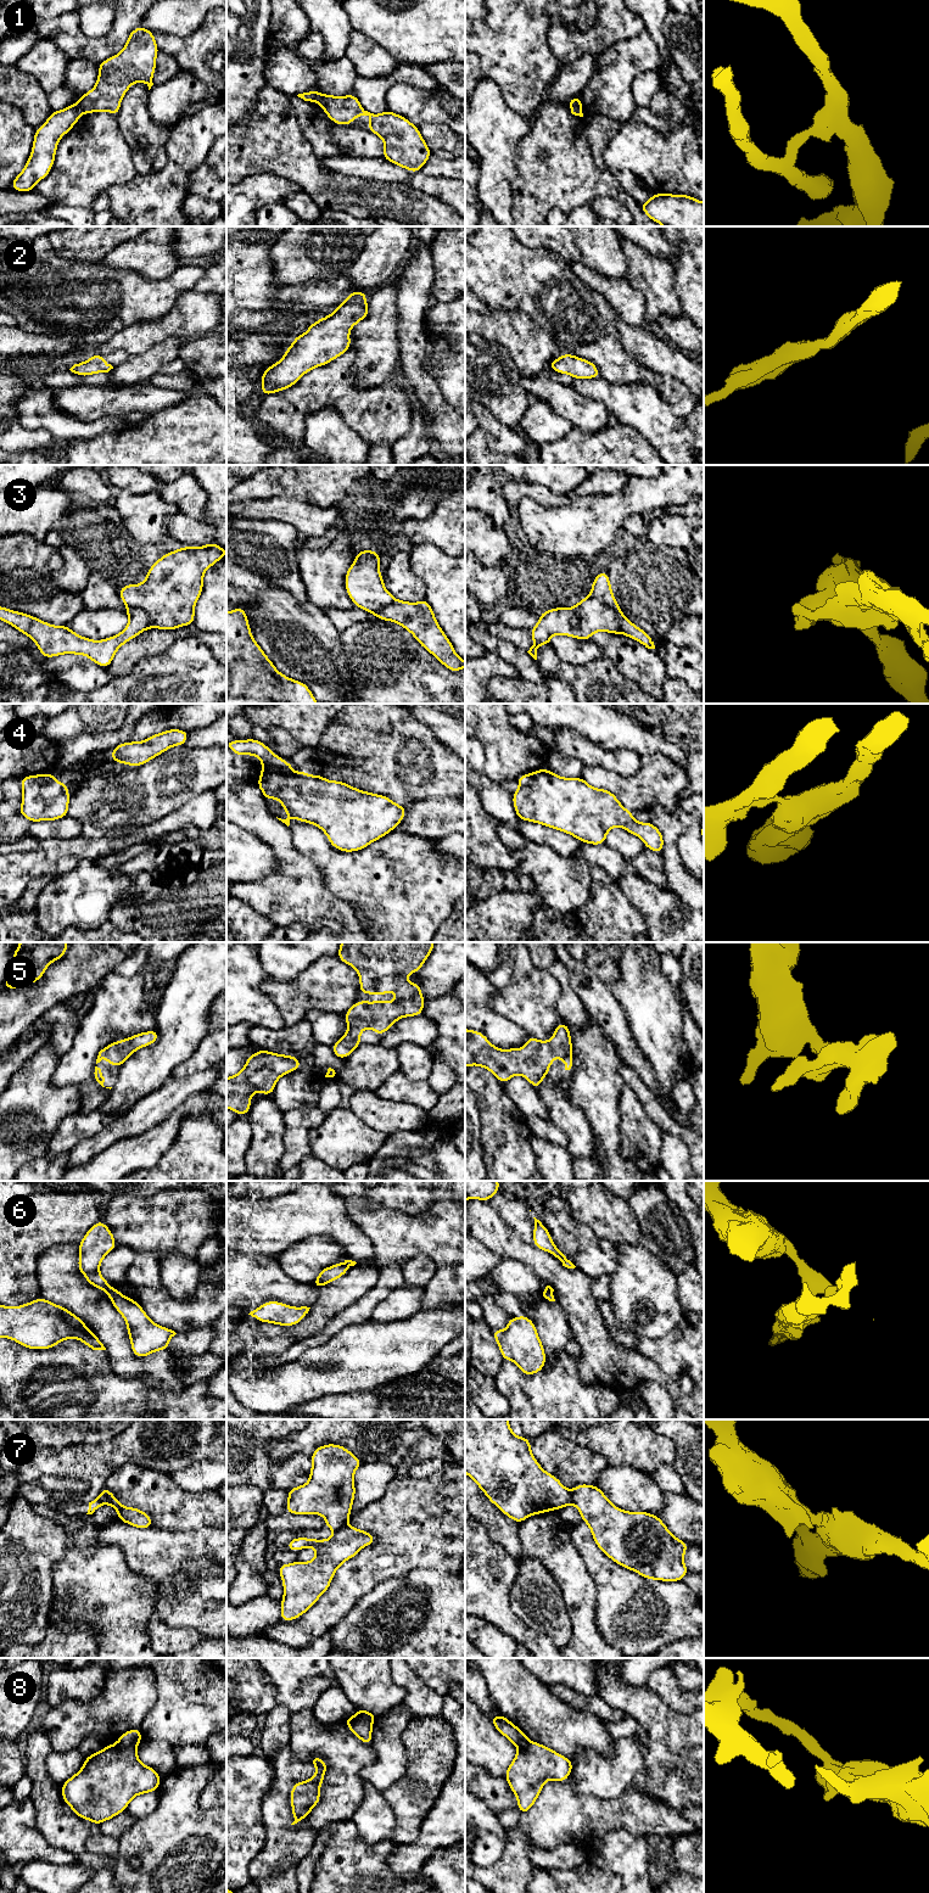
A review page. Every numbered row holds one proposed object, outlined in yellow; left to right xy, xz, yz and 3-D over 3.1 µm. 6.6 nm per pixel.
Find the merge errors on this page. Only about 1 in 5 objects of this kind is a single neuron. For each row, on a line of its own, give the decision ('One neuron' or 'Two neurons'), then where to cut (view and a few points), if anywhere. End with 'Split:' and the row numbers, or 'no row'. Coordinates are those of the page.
1: Two neurons. Split along xy (77, 102), (83, 112)
2: One neuron. No split
3: Two neurons. Split along yz (589, 594), (598, 595), (614, 611), (621, 632)
4: Two neurons. Split along xz (262, 763), (272, 766), (290, 765)
5: One neuron. No split
6: Two neurons. Split along xy (111, 1287), (107, 1293)
7: Two neurons. Split along yz (570, 1491), (570, 1497), (574, 1502)
8: Two neurons. Split along xy (117, 1742), (135, 1748)
Split: 1, 3, 4, 6, 7, 8

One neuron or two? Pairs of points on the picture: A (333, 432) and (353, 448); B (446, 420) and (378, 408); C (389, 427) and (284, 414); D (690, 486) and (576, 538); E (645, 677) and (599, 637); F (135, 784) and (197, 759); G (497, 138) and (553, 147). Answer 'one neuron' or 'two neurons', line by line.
A: one neuron
B: two neurons
C: one neuron
D: one neuron
E: one neuron
F: one neuron
G: two neurons

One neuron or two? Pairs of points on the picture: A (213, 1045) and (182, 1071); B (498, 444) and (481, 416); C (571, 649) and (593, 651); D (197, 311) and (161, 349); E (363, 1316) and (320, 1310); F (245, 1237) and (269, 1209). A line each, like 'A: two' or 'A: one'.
A: one
B: one
C: one
D: two
E: two
F: one

